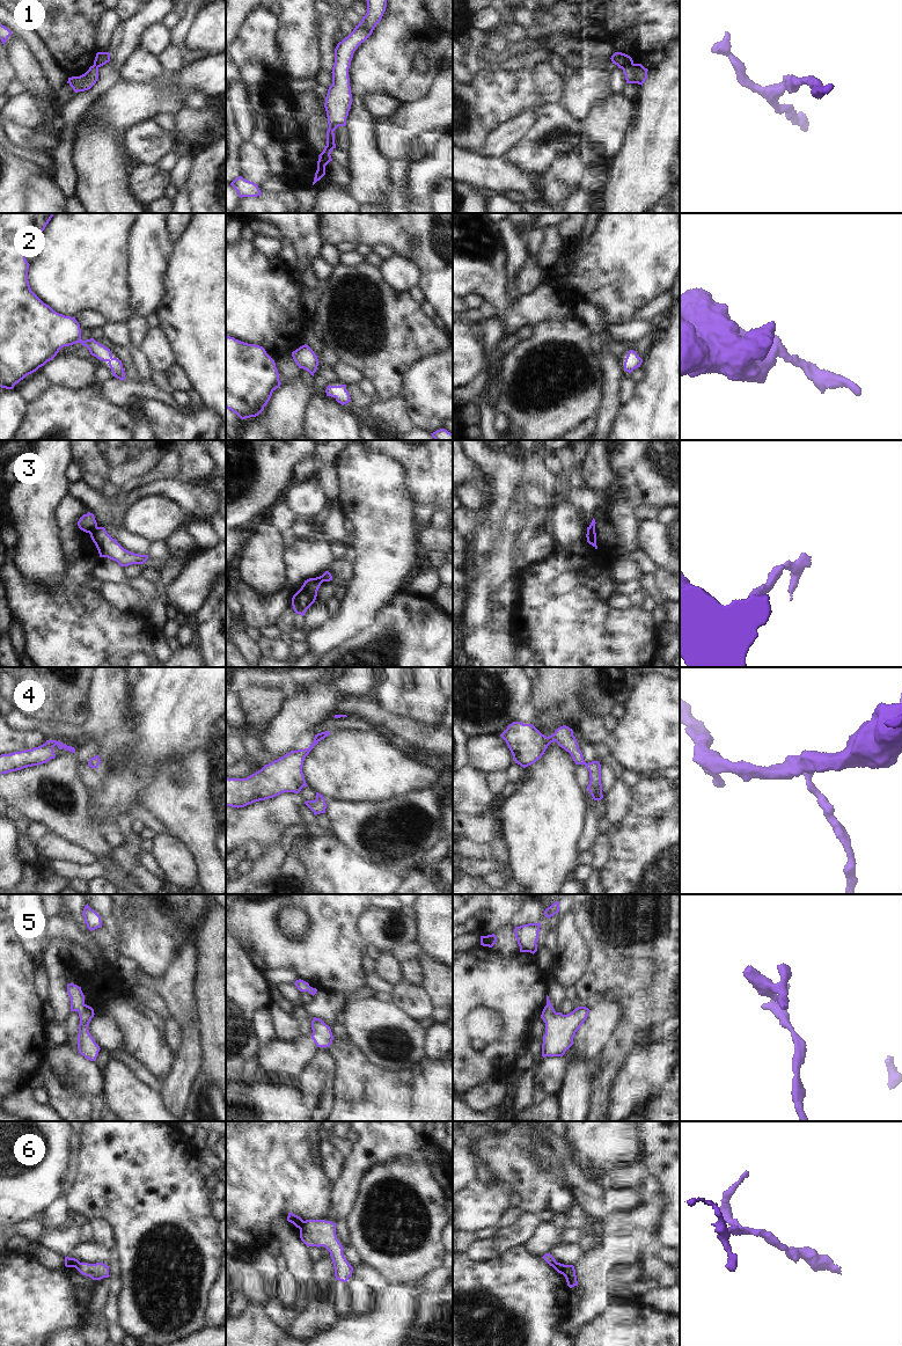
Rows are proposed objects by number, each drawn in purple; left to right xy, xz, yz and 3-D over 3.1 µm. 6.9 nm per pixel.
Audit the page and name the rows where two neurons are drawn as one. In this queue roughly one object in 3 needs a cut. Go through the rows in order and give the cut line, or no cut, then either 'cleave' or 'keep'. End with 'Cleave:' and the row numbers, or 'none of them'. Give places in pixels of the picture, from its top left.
1: cut in yz along (632, 63), (622, 68); cleave
2: no cut; keep
3: cut in xy along (96, 526), (90, 534); cleave
4: no cut; keep
5: no cut; keep
6: cut in xz along (305, 1221), (298, 1227); cleave
Cleave: 1, 3, 6

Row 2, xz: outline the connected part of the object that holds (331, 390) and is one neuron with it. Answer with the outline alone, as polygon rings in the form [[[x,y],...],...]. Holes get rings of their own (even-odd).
[[[346,385],[340,386],[328,386],[325,389],[327,396],[335,397],[338,403],[342,405],[351,402],[350,394],[346,390]]]

